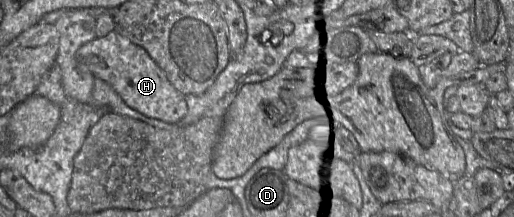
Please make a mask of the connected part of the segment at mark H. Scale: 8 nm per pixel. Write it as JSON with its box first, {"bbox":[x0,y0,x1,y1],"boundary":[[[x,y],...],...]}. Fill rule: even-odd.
{"bbox":[76,30,187,124],"boundary":[[[116,30],[82,45],[76,52],[76,60],[79,70],[90,72],[95,78],[108,83],[128,106],[148,117],[178,124],[187,114],[185,95],[174,87],[143,47]]]}

